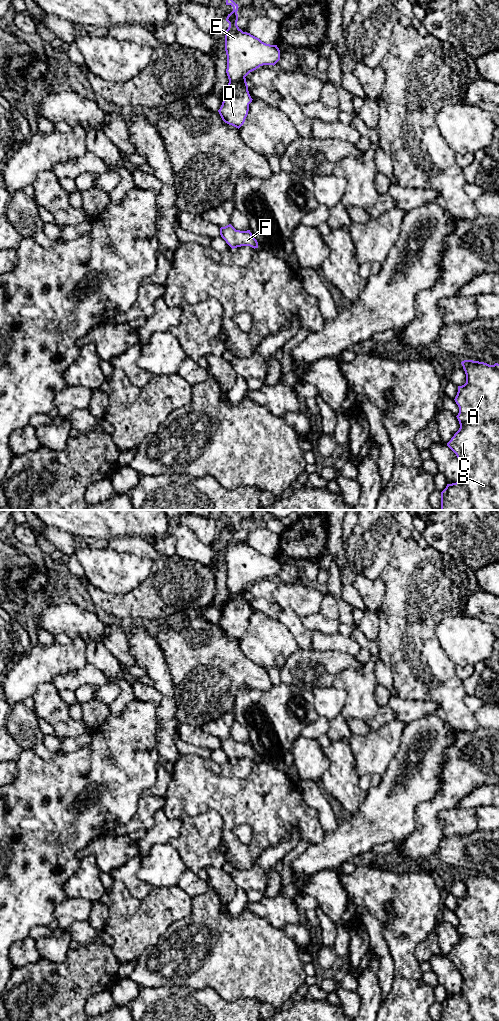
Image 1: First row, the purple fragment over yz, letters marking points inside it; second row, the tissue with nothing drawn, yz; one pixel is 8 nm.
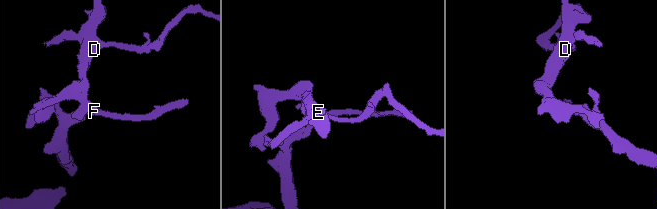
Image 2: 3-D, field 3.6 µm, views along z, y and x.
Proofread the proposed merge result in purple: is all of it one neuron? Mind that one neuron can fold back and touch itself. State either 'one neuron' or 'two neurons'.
one neuron

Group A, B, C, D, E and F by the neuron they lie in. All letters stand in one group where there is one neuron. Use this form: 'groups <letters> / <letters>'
groups A B C D E F

